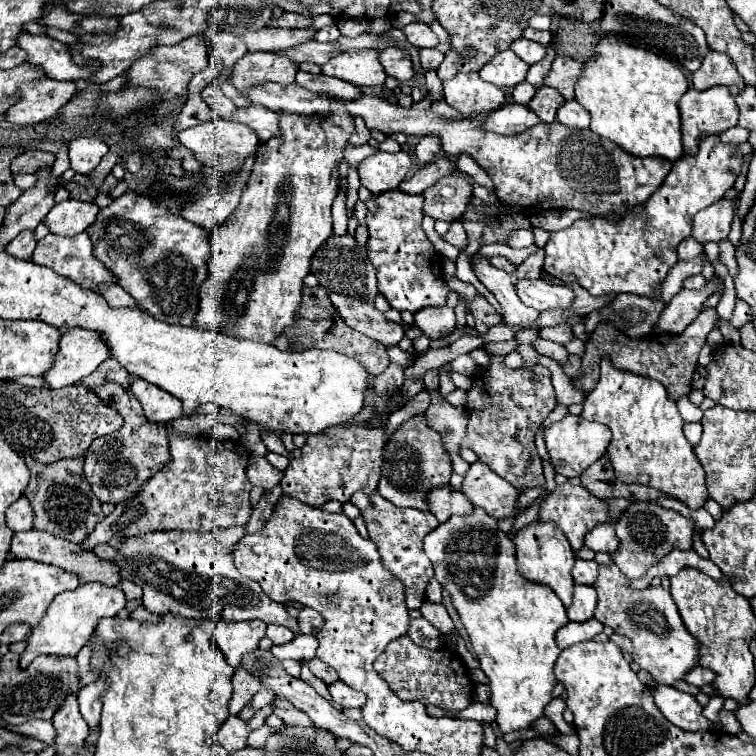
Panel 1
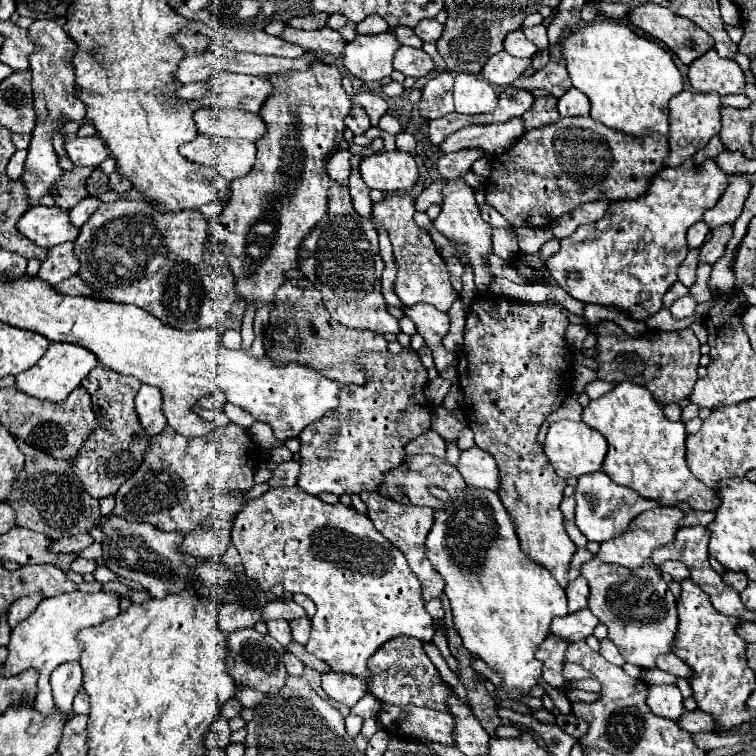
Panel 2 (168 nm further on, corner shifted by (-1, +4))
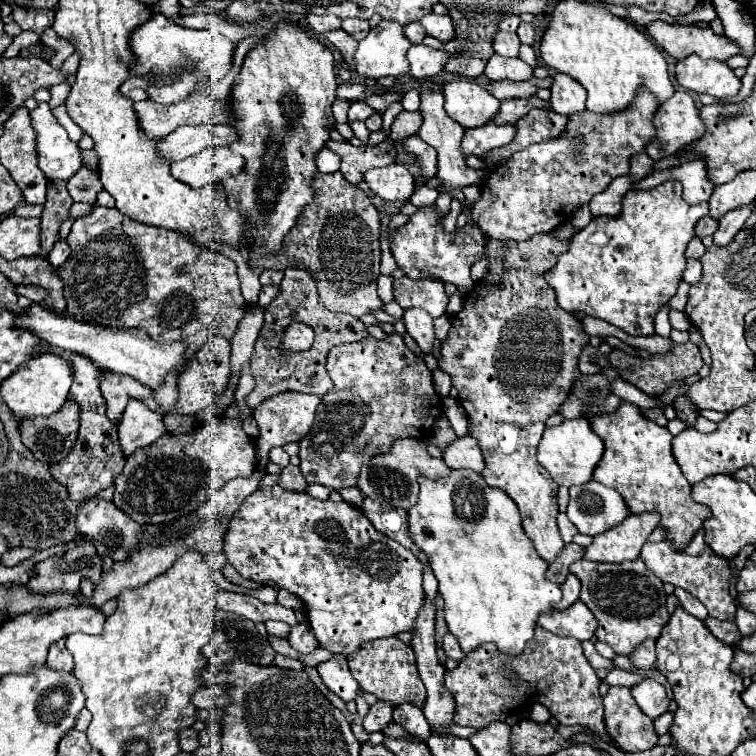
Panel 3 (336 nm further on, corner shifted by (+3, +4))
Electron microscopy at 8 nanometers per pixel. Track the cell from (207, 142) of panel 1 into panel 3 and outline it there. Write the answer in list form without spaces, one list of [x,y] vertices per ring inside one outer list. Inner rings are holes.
[[[209,147],[191,157],[175,161],[171,165],[171,171],[175,179],[181,179],[191,187],[203,187],[239,175],[243,167],[245,167],[245,159],[233,153],[229,147],[217,147],[217,149]]]

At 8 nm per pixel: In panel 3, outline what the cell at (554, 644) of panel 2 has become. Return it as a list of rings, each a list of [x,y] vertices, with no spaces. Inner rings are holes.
[[[537,627],[533,641],[529,641],[525,645],[523,655],[519,655],[519,657],[509,659],[507,655],[497,655],[497,649],[493,647],[493,643],[483,643],[481,647],[477,647],[477,651],[467,653],[467,657],[463,661],[459,661],[457,669],[445,673],[445,687],[455,697],[455,703],[457,703],[457,725],[485,729],[493,721],[505,721],[509,711],[515,713],[520,705],[524,709],[525,705],[526,708],[529,707],[532,701],[539,701],[551,711],[551,715],[561,725],[581,723],[581,725],[591,727],[605,741],[609,741],[605,727],[603,727],[603,699],[599,695],[599,685],[601,685],[601,679],[595,675],[595,669],[585,659],[583,651],[581,651],[581,641],[577,641],[573,637],[553,635],[541,627]],[[511,671],[515,671],[519,675],[517,681],[507,679],[507,673],[511,673]]]

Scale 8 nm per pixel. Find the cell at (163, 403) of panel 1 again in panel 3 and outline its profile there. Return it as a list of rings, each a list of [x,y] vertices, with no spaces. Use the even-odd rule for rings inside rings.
[[[131,399],[119,423],[119,441],[125,455],[131,455],[137,447],[151,445],[161,435],[165,435],[161,415],[153,413],[139,399]]]

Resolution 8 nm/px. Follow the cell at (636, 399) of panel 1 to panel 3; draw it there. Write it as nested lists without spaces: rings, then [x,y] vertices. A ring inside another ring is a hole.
[[[621,401],[613,413],[593,417],[591,429],[605,443],[605,453],[595,467],[593,479],[615,489],[625,499],[631,513],[657,511],[661,515],[661,527],[667,529],[667,539],[671,539],[677,549],[687,545],[701,529],[703,521],[711,515],[711,509],[691,499],[693,487],[671,453],[673,435],[669,429],[659,427],[643,415],[641,407],[627,401]]]

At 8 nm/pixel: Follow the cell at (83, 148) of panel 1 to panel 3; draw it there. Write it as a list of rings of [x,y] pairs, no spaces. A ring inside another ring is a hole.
[[[39,103],[35,111],[31,111],[31,123],[37,133],[37,155],[39,167],[49,179],[67,181],[81,167],[81,149],[75,141],[67,137],[67,131],[53,117],[47,103]]]

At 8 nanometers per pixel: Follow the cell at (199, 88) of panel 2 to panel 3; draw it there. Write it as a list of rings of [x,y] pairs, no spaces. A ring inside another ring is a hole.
[[[159,11],[149,19],[149,23],[137,27],[133,31],[133,53],[137,55],[137,67],[133,67],[135,75],[153,73],[149,99],[167,105],[185,99],[203,79],[219,81],[231,69],[233,59],[233,45],[221,33],[213,31],[197,31],[185,29],[175,21],[163,17]]]

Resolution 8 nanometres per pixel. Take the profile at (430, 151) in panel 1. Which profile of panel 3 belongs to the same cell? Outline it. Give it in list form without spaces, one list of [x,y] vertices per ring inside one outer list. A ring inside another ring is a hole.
[[[537,95],[527,97],[527,99],[505,99],[505,101],[501,101],[497,115],[493,119],[489,119],[489,123],[493,123],[493,125],[515,125],[517,119],[527,115],[533,107],[547,107],[549,109],[549,103],[543,103]]]

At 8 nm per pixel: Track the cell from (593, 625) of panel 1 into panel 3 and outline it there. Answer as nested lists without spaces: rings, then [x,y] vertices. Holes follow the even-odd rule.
[[[577,601],[573,607],[565,611],[555,611],[549,615],[541,615],[539,627],[557,633],[561,637],[575,637],[579,641],[591,639],[597,627],[597,619],[587,609],[585,603]]]

